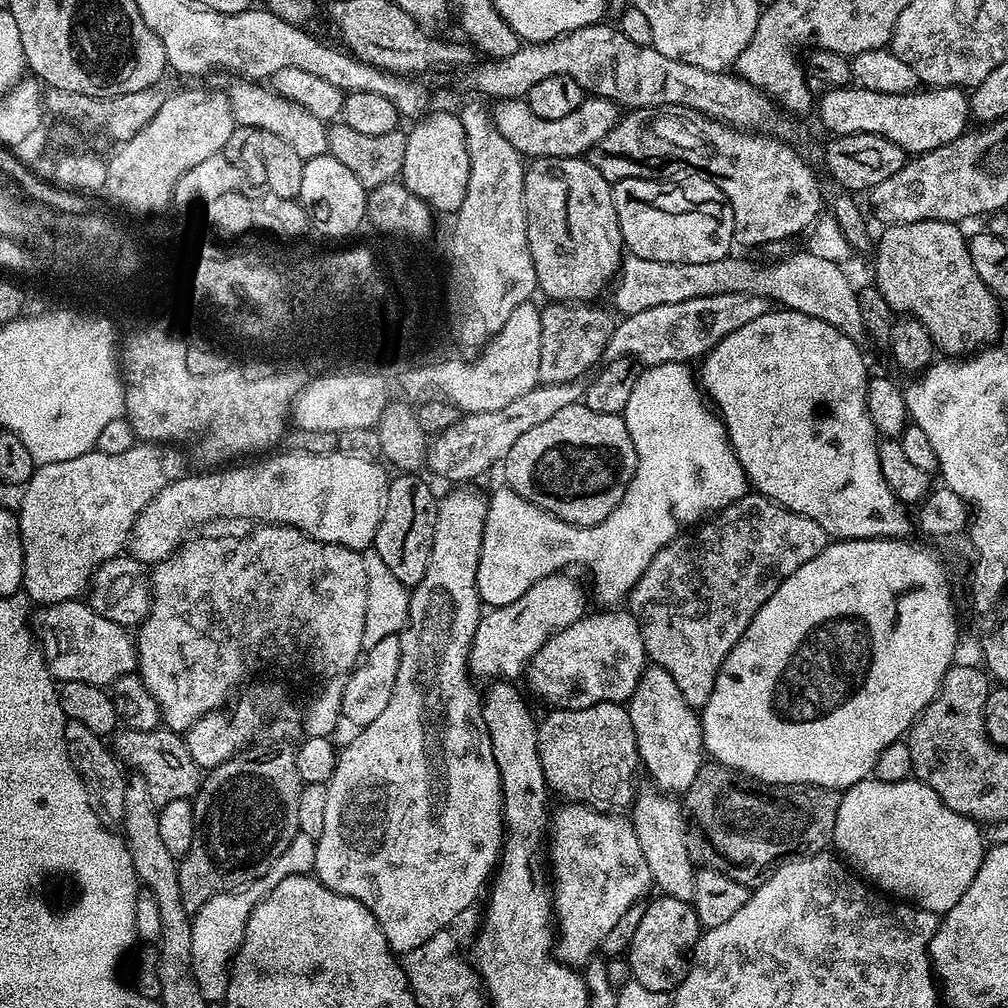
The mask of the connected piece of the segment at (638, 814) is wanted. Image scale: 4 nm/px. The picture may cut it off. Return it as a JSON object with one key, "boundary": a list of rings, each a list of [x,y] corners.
{"boundary":[[[659,790],[651,791],[637,791],[630,809],[630,819],[638,834],[638,846],[642,846],[646,866],[650,866],[653,885],[657,889],[660,887],[659,891],[665,896],[690,902],[694,898],[698,868],[688,852],[689,829],[681,801]]]}

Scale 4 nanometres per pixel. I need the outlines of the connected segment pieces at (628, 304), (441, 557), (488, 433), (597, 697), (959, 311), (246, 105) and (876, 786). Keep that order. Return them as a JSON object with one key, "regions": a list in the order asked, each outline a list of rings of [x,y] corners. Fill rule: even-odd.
{"regions":[[[[803,250],[804,252],[796,252],[791,256],[791,254],[785,255],[783,258],[777,259],[775,262],[768,262],[772,264],[764,264],[759,268],[756,264],[751,264],[748,260],[739,260],[736,254],[729,254],[723,256],[720,260],[715,260],[714,262],[690,262],[689,264],[683,264],[682,262],[650,262],[650,258],[638,258],[631,254],[625,255],[624,259],[620,261],[620,270],[616,273],[616,279],[610,288],[610,296],[612,292],[612,304],[611,307],[615,309],[617,313],[620,311],[619,315],[621,317],[629,316],[630,314],[638,314],[642,310],[650,310],[650,306],[670,306],[674,302],[690,302],[690,298],[706,298],[710,294],[754,294],[755,296],[765,296],[770,302],[778,303],[777,305],[783,306],[785,309],[791,310],[793,312],[801,312],[806,314],[810,318],[818,318],[822,322],[830,322],[830,326],[834,326],[838,330],[842,330],[842,334],[846,334],[846,338],[850,338],[855,342],[855,344],[863,345],[866,340],[866,333],[864,327],[862,326],[862,310],[858,310],[858,298],[856,297],[857,289],[852,288],[852,284],[848,281],[848,276],[843,272],[841,265],[834,261],[828,261],[826,258],[817,254],[812,250]]],[[[460,486],[457,492],[439,501],[434,526],[434,542],[430,550],[430,562],[426,566],[426,574],[422,574],[422,582],[411,589],[408,598],[408,623],[405,624],[400,637],[400,661],[398,662],[398,678],[394,682],[394,694],[390,694],[390,703],[374,722],[363,725],[360,732],[345,748],[339,749],[336,758],[336,769],[328,779],[326,790],[326,818],[322,825],[322,834],[316,841],[316,867],[314,875],[324,887],[343,896],[351,896],[353,901],[368,908],[369,917],[384,931],[388,944],[397,954],[403,954],[422,946],[426,938],[434,938],[434,934],[445,931],[476,899],[485,891],[494,869],[500,859],[502,841],[506,835],[504,827],[504,795],[500,785],[498,766],[494,762],[494,750],[490,746],[490,734],[484,725],[484,713],[479,699],[472,700],[472,692],[468,689],[470,673],[463,655],[452,656],[452,648],[467,650],[472,647],[472,639],[482,615],[482,601],[476,589],[478,574],[478,558],[482,550],[482,534],[484,525],[488,523],[488,502],[485,493],[475,492],[472,486]]],[[[583,379],[558,384],[539,383],[536,388],[527,391],[522,398],[502,406],[502,410],[492,410],[486,414],[473,412],[461,415],[455,424],[451,424],[445,432],[439,433],[429,443],[426,457],[427,467],[433,468],[444,480],[460,480],[456,482],[472,482],[475,476],[483,474],[487,468],[499,465],[510,454],[510,446],[526,434],[526,430],[534,430],[542,422],[554,418],[558,410],[566,406],[581,403],[584,398],[586,384]]],[[[598,611],[594,616],[585,614],[578,622],[555,632],[528,663],[527,691],[552,704],[548,706],[585,708],[602,702],[624,704],[634,694],[646,667],[642,630],[631,611]]],[[[927,220],[926,222],[910,222],[909,224],[889,224],[883,229],[884,233],[878,236],[874,244],[874,253],[876,252],[876,280],[874,280],[874,286],[882,294],[882,298],[886,298],[886,302],[890,302],[893,313],[915,316],[916,320],[930,334],[933,345],[939,351],[941,348],[944,351],[941,353],[948,358],[960,358],[965,354],[975,353],[981,346],[995,341],[992,339],[1000,332],[1001,301],[984,285],[982,278],[978,278],[978,273],[974,270],[974,262],[970,262],[970,250],[968,249],[965,233],[960,233],[960,228],[961,225],[959,223],[950,220]]],[[[236,78],[231,82],[233,84],[226,88],[226,95],[232,103],[232,117],[236,119],[237,125],[261,128],[270,134],[278,134],[278,138],[282,138],[282,142],[287,142],[305,161],[328,152],[328,128],[325,121],[310,114],[306,106],[298,106],[298,102],[290,102],[276,95],[260,82],[243,78]]],[[[869,778],[860,780],[854,786],[843,789],[840,805],[838,806],[838,820],[834,822],[832,844],[835,851],[850,865],[851,871],[863,877],[873,889],[879,890],[881,893],[887,894],[897,901],[915,905],[924,911],[943,914],[955,906],[958,898],[962,898],[962,894],[966,894],[966,890],[970,890],[970,882],[974,882],[974,874],[978,874],[978,866],[982,866],[986,851],[986,836],[985,833],[984,836],[980,833],[980,828],[981,825],[977,821],[972,820],[968,816],[958,814],[954,810],[950,810],[950,806],[946,806],[946,802],[942,802],[942,798],[938,798],[938,794],[934,794],[934,790],[930,790],[930,786],[926,786],[920,780],[909,778],[902,782],[882,782],[875,778]]]]}

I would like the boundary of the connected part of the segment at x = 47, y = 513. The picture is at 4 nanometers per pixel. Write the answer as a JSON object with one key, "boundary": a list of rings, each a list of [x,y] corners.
{"boundary":[[[137,442],[133,444],[130,450],[126,450],[126,454],[102,454],[95,450],[88,451],[80,457],[70,458],[69,461],[50,462],[49,464],[41,464],[37,467],[33,476],[28,479],[27,484],[23,485],[22,492],[24,497],[20,500],[20,508],[18,507],[18,515],[20,518],[20,537],[22,538],[22,546],[24,547],[24,586],[23,591],[26,593],[29,601],[35,602],[37,605],[47,606],[57,604],[58,602],[66,602],[67,600],[75,600],[83,597],[89,591],[90,585],[93,583],[96,569],[103,564],[121,555],[127,549],[130,533],[134,522],[142,514],[142,510],[154,497],[163,490],[167,484],[173,484],[185,475],[184,460],[180,457],[180,452],[176,446],[165,446],[162,444],[154,444],[151,442]]]}

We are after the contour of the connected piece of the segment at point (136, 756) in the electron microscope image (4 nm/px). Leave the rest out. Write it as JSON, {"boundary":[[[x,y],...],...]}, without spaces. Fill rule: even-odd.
{"boundary":[[[167,726],[149,732],[125,727],[115,733],[115,740],[114,751],[117,757],[129,769],[135,770],[146,782],[146,786],[150,786],[150,798],[157,809],[164,808],[175,800],[192,800],[200,791],[202,770],[194,762],[194,758],[190,758],[190,750],[186,750],[186,742],[181,733],[173,732]]]}

